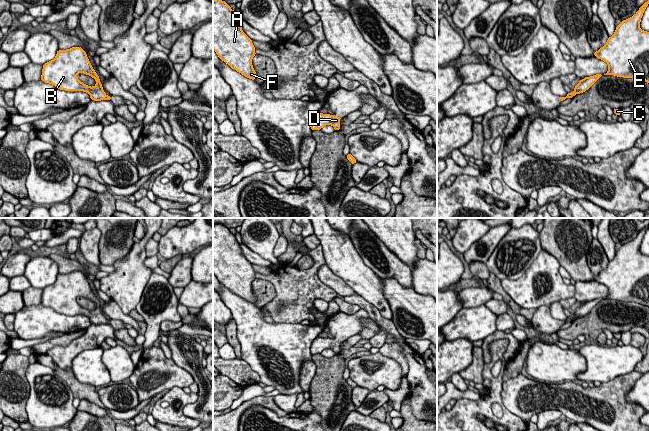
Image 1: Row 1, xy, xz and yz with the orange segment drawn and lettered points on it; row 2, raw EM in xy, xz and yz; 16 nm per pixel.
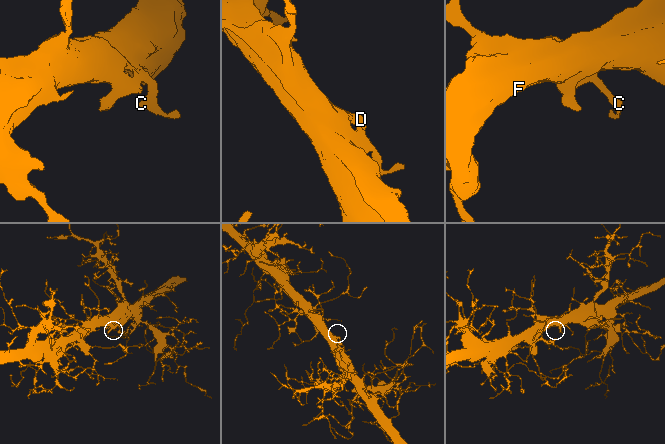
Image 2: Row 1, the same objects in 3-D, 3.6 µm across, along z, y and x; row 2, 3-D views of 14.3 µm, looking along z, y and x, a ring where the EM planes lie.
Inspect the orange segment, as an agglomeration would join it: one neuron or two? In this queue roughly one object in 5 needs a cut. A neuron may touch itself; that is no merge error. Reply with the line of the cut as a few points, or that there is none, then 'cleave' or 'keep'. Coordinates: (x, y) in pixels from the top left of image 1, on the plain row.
no cut | keep

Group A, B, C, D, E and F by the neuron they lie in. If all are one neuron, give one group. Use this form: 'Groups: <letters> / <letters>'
Groups: A B C D E F

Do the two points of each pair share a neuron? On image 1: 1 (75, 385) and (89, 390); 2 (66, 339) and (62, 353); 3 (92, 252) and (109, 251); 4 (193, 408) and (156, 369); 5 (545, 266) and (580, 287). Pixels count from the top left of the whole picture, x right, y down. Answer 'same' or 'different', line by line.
1: same
2: different
3: different
4: different
5: different

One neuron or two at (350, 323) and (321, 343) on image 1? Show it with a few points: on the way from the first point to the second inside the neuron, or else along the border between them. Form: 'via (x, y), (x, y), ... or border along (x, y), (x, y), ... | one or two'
via (342, 331), (333, 342), (329, 343) | one

